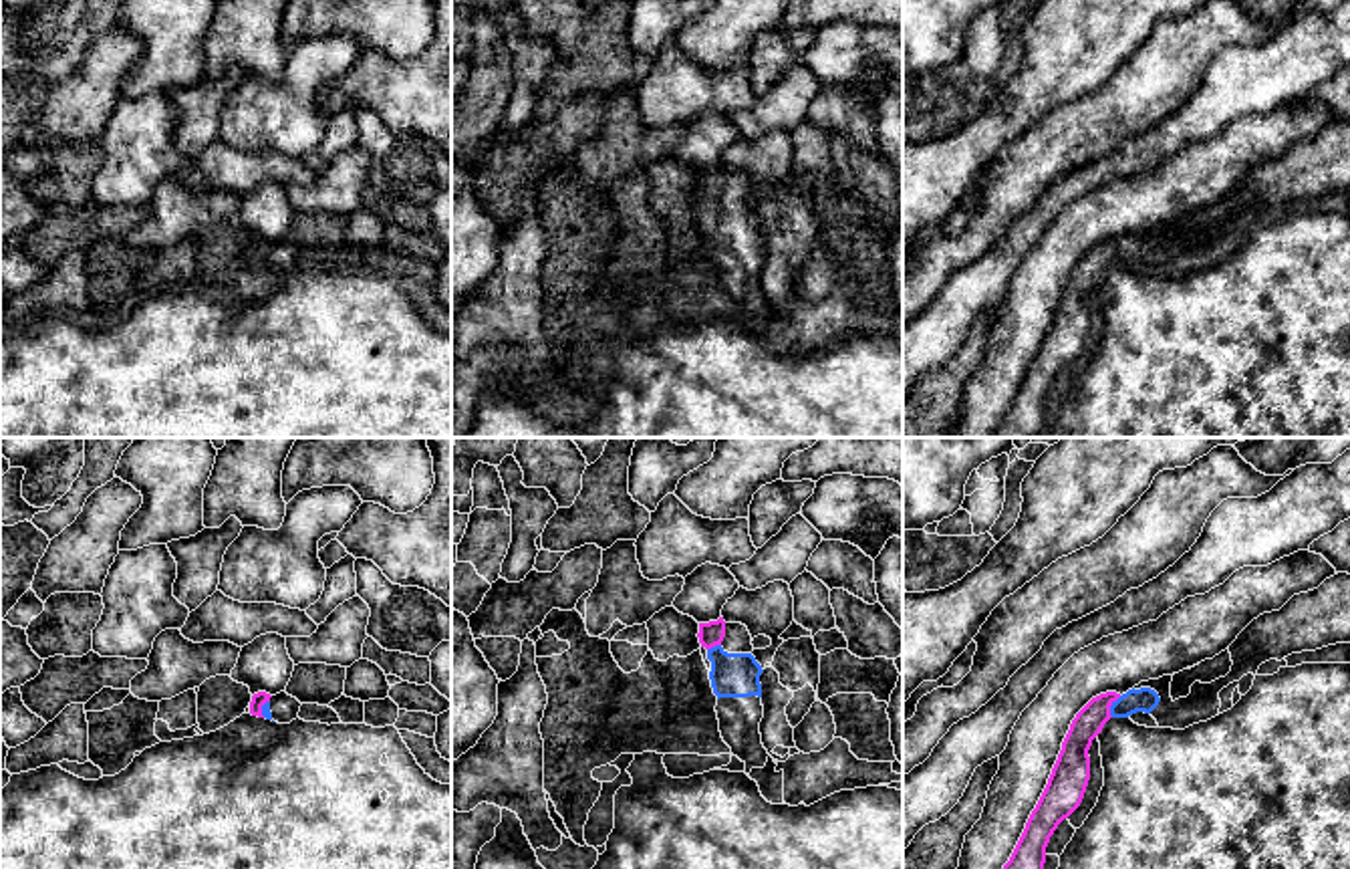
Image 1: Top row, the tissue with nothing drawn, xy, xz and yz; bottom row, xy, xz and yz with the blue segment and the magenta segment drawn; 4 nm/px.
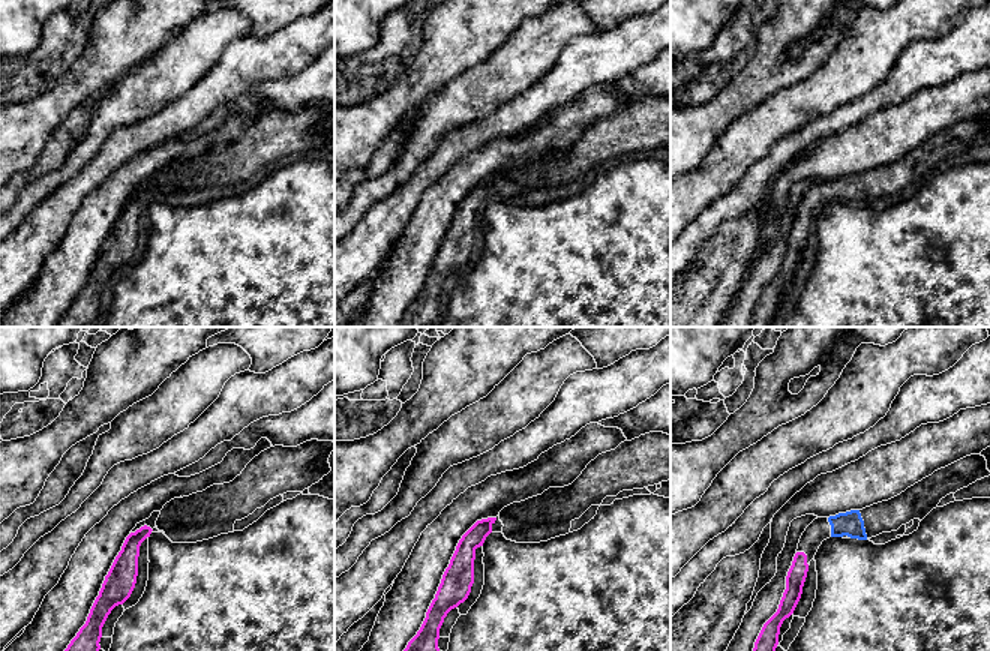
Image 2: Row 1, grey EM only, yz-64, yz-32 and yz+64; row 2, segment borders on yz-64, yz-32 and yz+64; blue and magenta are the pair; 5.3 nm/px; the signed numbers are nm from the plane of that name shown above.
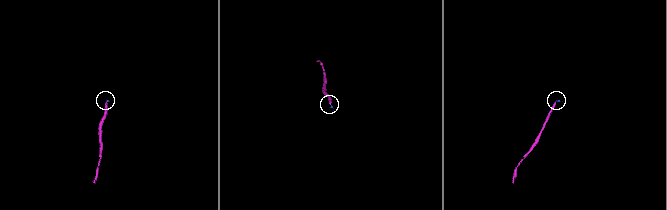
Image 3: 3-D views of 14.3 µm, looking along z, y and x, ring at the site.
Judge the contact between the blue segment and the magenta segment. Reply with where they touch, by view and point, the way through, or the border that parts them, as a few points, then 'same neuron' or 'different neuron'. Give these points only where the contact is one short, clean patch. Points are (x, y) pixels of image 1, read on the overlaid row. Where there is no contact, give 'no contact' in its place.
contact yz (1111, 706); way yz (1145, 700), (1111, 706), (1089, 722); same neuron

